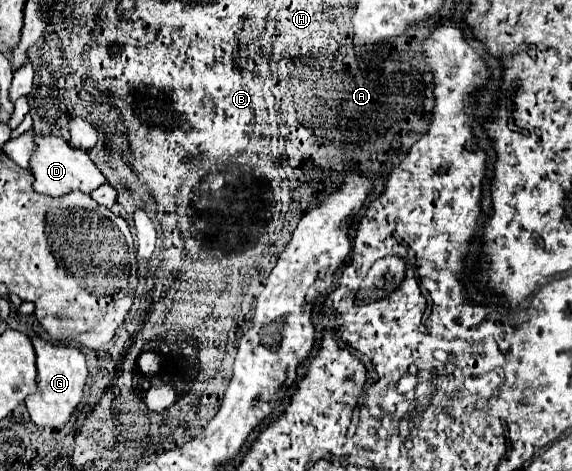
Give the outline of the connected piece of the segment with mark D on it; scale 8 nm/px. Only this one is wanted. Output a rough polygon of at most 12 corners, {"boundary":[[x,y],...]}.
{"boundary":[[37,135],[35,189],[49,197],[107,183],[87,151]]}

